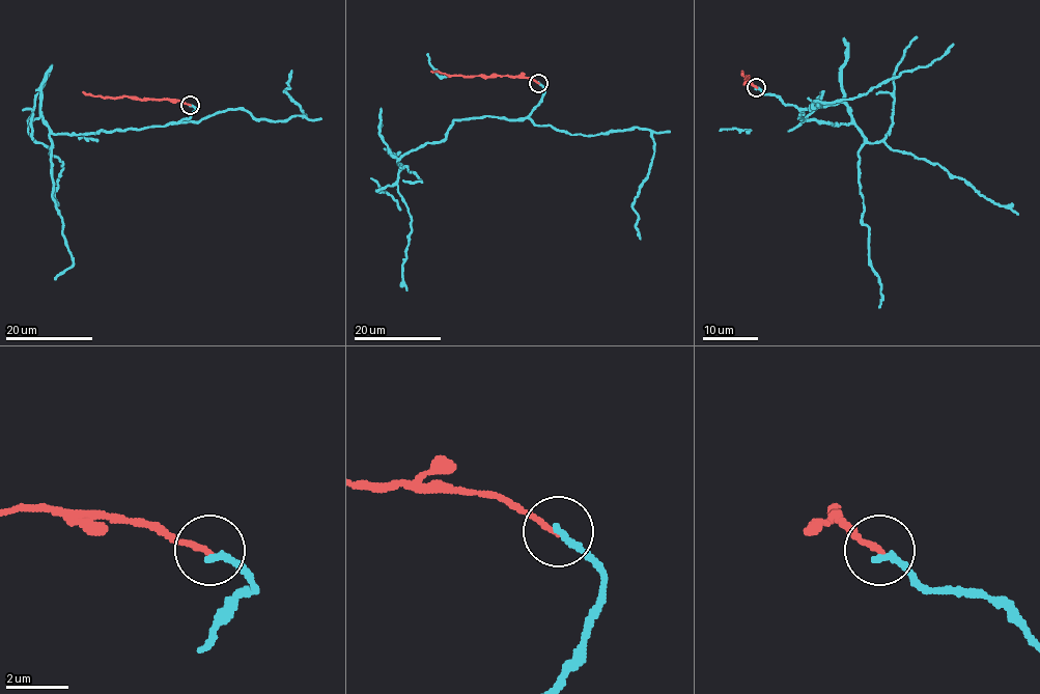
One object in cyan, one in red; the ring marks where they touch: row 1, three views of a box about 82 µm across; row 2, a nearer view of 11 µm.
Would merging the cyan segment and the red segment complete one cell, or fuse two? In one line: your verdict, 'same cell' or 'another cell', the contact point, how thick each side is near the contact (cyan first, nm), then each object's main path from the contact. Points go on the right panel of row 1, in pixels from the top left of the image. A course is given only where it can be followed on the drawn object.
same cell | (756, 87) | 220/170 nm | cyan via (756, 87), (792, 104), (803, 120), (853, 125), (864, 137), (858, 179), (869, 264), (881, 287), (878, 308) | red via (756, 87), (747, 81), (748, 77), (742, 71)

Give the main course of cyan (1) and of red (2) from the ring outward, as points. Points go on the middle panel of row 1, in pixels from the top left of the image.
1: (538, 82), (542, 100), (525, 117), (455, 119), (444, 139), (397, 160), (421, 182), (402, 179)
2: (538, 82), (526, 77), (454, 76), (431, 72)

